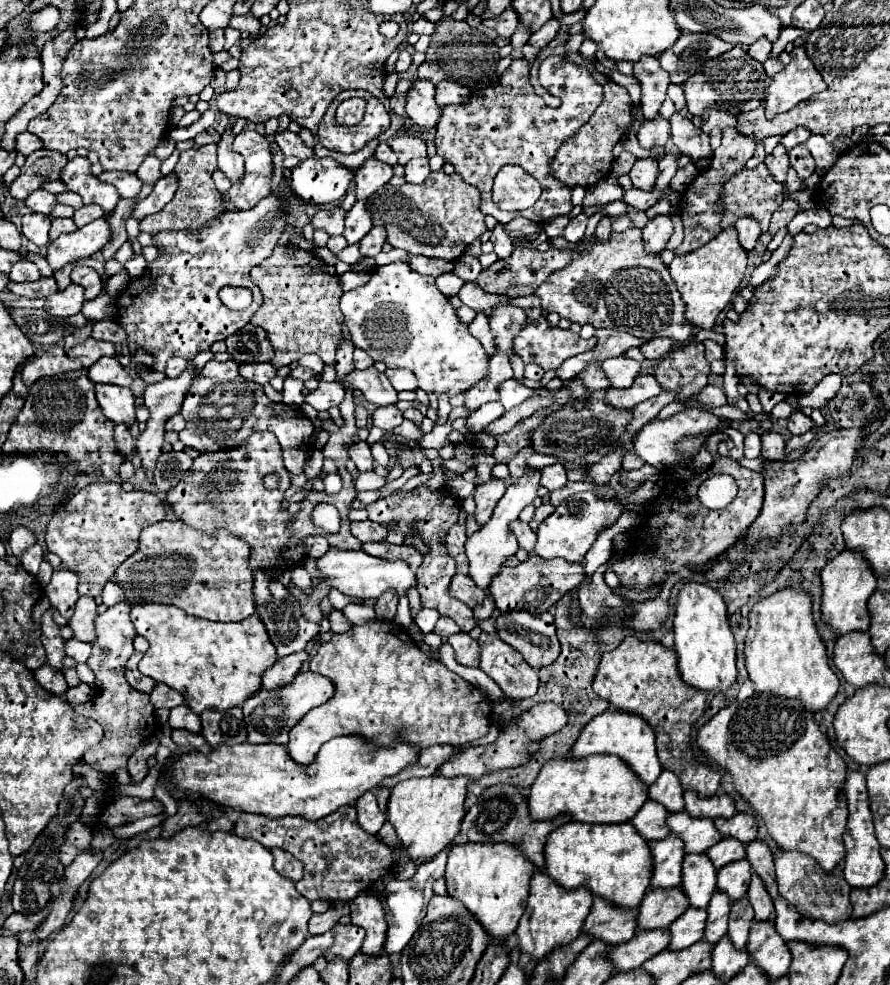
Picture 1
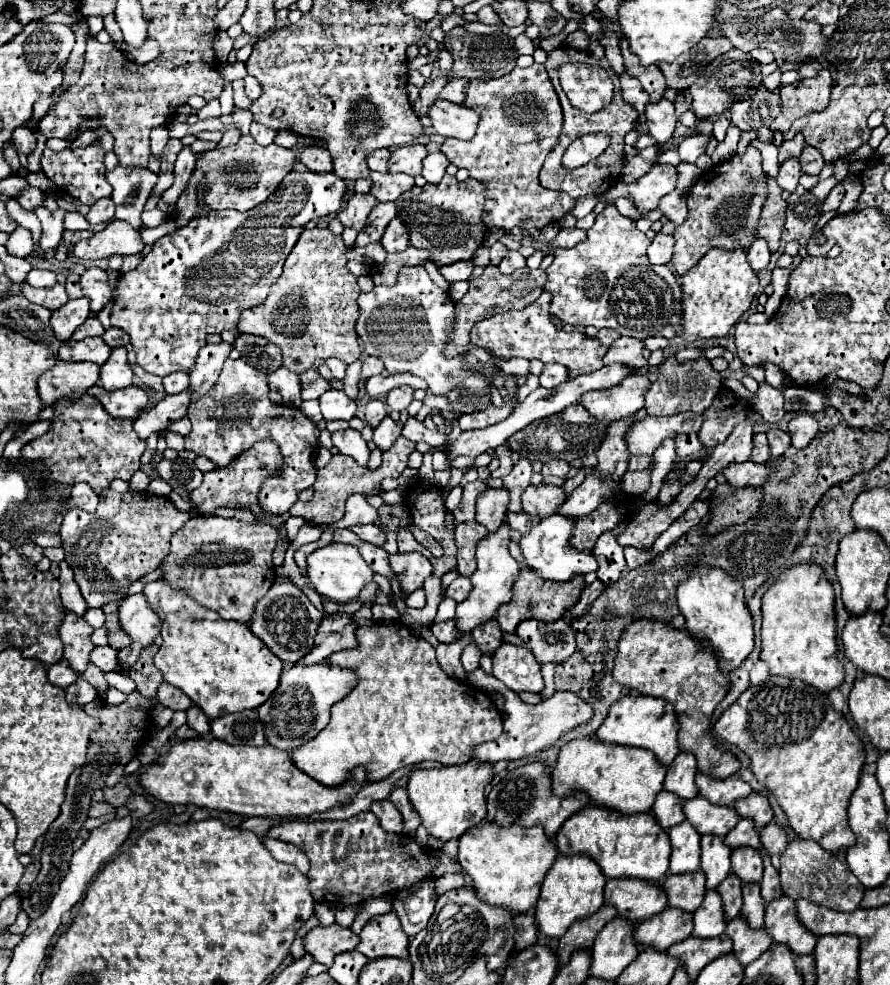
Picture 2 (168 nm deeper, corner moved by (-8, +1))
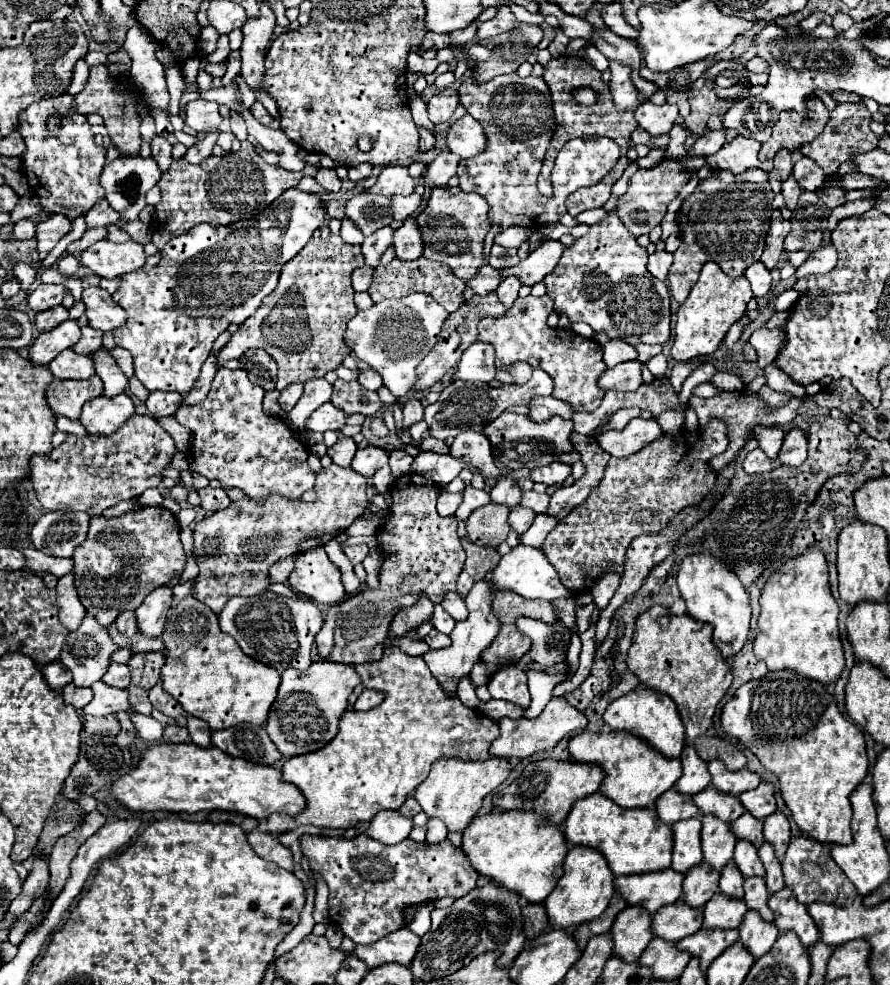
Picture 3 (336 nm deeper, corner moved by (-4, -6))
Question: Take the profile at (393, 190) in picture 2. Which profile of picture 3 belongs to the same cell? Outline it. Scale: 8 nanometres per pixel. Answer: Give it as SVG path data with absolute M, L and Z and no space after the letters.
M411 193L411 195L401 195L401 197L391 197L391 209L393 209L393 217L399 221L405 221L409 215L413 215L417 211L421 203L421 195Z

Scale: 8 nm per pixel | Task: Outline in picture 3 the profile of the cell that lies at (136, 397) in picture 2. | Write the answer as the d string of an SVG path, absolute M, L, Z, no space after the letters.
M121 393L117 397L95 397L83 405L81 423L93 435L113 433L119 425L123 425L135 413L135 405L129 395Z

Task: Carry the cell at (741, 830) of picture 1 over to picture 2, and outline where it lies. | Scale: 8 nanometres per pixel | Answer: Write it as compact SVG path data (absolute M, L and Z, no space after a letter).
M751 792L747 798L735 802L735 810L739 812L741 818L751 818L757 828L763 828L773 820L773 810L769 806L767 796L759 792Z

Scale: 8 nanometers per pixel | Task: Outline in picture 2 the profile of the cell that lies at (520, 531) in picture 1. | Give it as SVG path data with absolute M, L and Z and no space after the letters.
M507 512L505 522L507 522L513 530L519 530L521 534L525 534L525 532L529 532L529 530L539 522L539 518L537 518L537 516L529 516L529 514L525 514L525 512Z

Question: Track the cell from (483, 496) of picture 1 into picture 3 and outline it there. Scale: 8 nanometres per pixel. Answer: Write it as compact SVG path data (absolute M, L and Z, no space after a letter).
M487 503L479 509L475 509L467 519L467 535L477 545L485 547L497 547L507 539L509 525L507 525L509 507Z

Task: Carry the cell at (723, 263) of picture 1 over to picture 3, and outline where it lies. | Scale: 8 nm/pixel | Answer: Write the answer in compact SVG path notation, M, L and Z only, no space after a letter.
M713 261L705 263L689 297L677 309L677 325L675 325L671 357L675 361L691 361L695 357L713 353L721 345L729 327L743 317L751 297L753 293L749 289L749 281L745 275L729 277L721 271L717 263Z

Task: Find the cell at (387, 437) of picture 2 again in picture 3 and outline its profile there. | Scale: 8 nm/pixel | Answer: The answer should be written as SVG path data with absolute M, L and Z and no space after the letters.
M367 445L365 449L357 449L351 467L363 477L371 477L379 467L387 465L387 461L389 461L389 451L385 447Z

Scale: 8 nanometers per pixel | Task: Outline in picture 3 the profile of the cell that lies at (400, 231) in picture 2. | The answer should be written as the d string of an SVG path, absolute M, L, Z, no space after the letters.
M407 217L403 221L403 225L395 231L393 249L395 249L397 259L401 259L401 261L413 261L413 259L421 257L423 243L421 243L421 233L417 229L415 217Z

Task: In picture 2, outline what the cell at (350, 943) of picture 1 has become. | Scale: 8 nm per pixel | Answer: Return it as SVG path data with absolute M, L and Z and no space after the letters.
M337 924L315 926L303 938L305 952L311 954L315 962L319 962L327 968L333 964L333 958L337 954L353 950L357 946L357 942L359 942L359 938L349 928L341 928Z

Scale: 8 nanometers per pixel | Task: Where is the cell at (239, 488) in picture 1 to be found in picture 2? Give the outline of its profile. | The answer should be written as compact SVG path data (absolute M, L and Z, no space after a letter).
M269 440L257 442L257 446L253 446L253 450L247 450L241 458L237 458L233 466L227 466L225 470L217 468L213 472L207 472L203 476L201 486L191 492L189 500L197 506L201 514L211 514L215 508L223 506L233 508L235 504L257 504L257 490L261 486L261 478L265 478L265 474L273 474L277 466L281 466L281 452L277 450L277 444Z

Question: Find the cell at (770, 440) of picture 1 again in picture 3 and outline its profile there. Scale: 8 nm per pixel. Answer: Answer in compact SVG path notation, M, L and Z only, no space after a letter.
M757 425L753 429L753 437L757 439L759 447L767 453L769 459L775 459L781 451L783 445L783 437L785 433L779 427L765 427L765 425Z

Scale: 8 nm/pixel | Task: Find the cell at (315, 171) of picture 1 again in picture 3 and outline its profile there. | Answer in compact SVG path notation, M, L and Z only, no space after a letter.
M297 187L287 189L259 215L237 221L225 227L197 225L181 237L173 237L165 249L161 249L161 261L147 273L137 271L121 277L119 289L113 293L113 301L127 313L125 325L113 331L115 345L125 347L135 365L135 375L149 391L177 391L185 395L199 377L201 365L211 353L211 345L229 323L241 325L261 301L277 287L283 265L295 257L301 247L311 239L313 231L325 225L325 203L317 193L305 193Z

